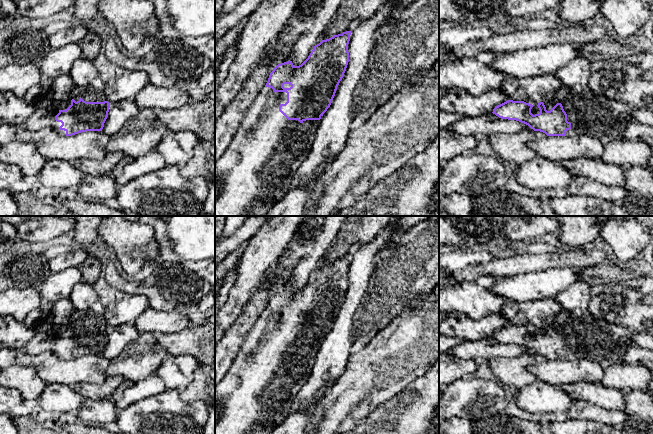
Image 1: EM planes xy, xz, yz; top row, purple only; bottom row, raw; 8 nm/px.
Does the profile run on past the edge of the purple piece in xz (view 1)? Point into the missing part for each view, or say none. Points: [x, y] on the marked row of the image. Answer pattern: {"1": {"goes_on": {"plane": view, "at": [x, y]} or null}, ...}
{"1": {"goes_on": {"plane": "xz", "at": [257, 170]}}}

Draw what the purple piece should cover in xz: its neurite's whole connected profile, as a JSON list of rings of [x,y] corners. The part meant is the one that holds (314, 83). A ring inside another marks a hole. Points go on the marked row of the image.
[[[351,31],[334,35],[322,40],[315,45],[308,58],[299,66],[294,66],[292,61],[278,64],[270,73],[266,85],[260,90],[254,103],[245,115],[236,135],[232,139],[226,152],[215,163],[215,216],[264,216],[278,201],[280,201],[291,189],[296,173],[306,159],[312,142],[315,139],[316,129],[323,114],[331,105],[337,87],[342,80],[349,62],[348,44]]]

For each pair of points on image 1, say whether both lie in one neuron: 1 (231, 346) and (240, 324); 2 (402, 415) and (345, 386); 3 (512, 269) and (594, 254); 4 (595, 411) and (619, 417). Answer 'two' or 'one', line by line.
1: one
2: two
3: one
4: one

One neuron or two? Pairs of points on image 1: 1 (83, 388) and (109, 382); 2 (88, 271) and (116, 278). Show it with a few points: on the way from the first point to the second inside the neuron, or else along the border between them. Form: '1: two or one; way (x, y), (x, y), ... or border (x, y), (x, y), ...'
1: one; way (89, 388), (103, 388)
2: two; border (104, 263), (102, 272)

